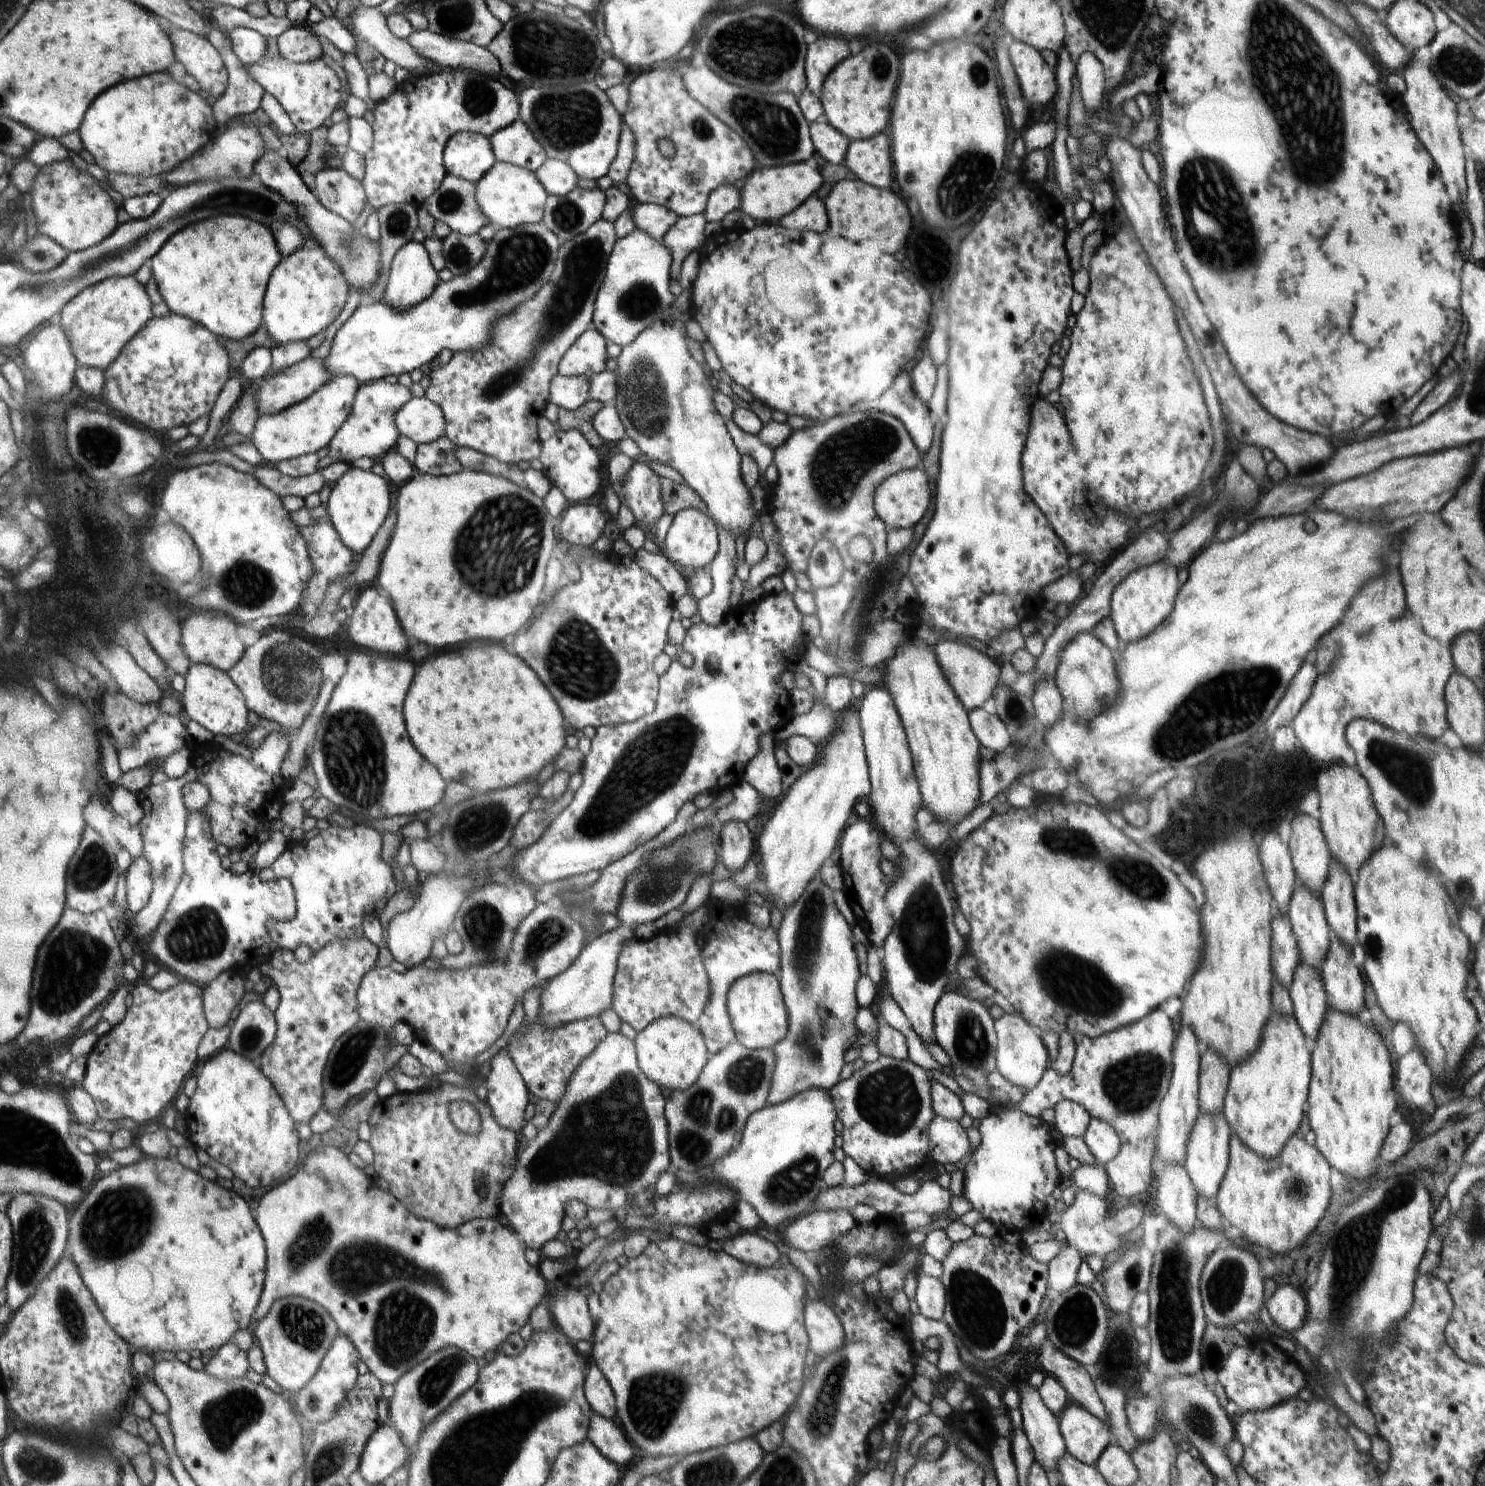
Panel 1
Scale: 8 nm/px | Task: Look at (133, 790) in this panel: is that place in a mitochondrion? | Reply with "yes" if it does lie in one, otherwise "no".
no

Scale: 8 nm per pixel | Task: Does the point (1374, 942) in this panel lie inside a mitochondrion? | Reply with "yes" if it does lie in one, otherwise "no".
yes

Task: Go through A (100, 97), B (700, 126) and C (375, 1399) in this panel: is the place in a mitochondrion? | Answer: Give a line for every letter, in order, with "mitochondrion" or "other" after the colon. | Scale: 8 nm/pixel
A: other
B: mitochondrion
C: other

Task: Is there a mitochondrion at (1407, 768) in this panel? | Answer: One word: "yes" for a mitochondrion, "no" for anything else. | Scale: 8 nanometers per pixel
yes

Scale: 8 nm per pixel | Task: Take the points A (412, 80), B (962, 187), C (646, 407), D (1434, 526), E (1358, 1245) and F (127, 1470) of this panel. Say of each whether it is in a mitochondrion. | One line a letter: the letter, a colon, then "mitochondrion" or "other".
A: other
B: mitochondrion
C: mitochondrion
D: other
E: mitochondrion
F: other

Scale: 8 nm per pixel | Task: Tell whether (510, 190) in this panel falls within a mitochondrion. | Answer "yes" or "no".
no

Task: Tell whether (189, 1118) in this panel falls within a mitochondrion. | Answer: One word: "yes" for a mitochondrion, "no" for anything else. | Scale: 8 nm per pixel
no

